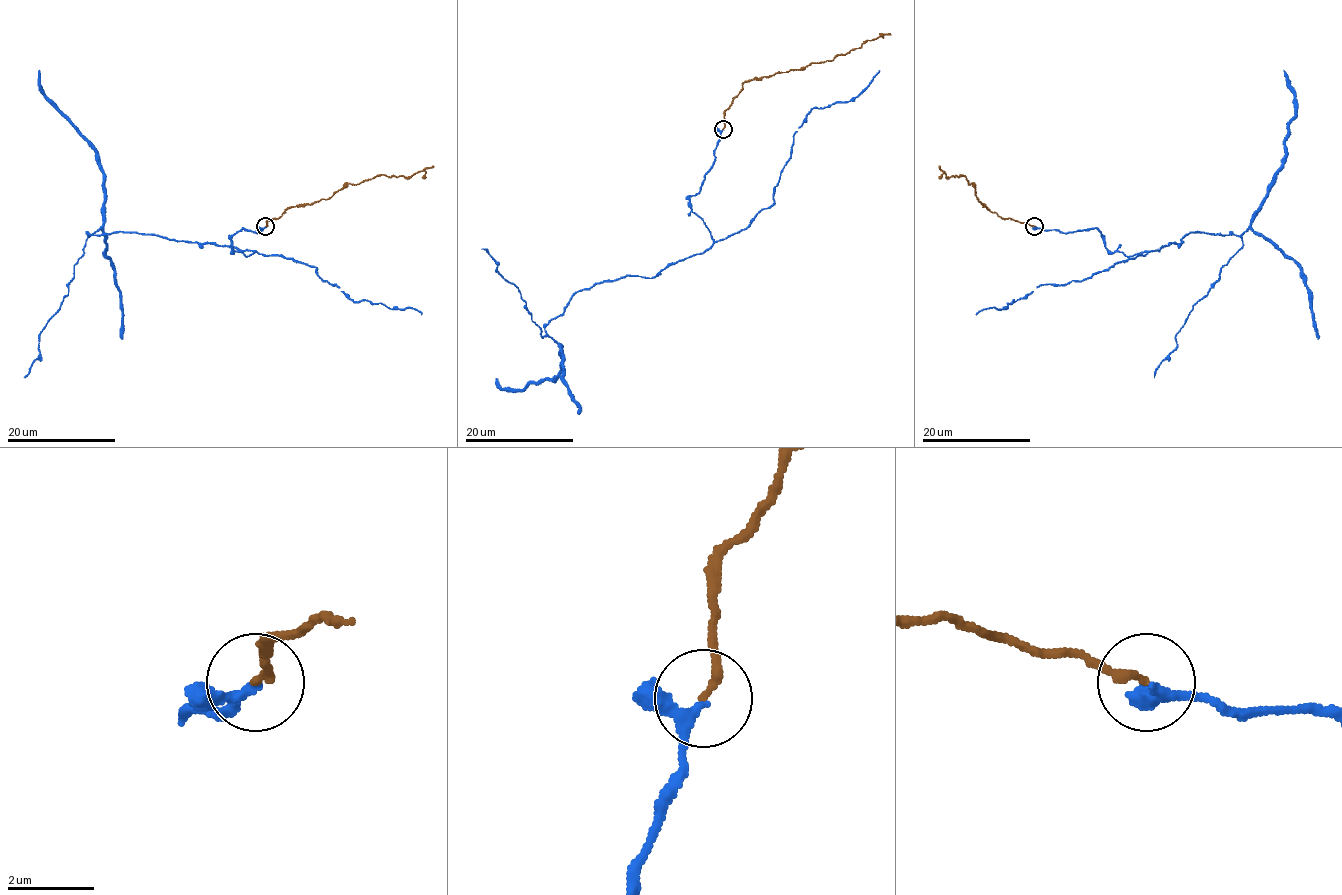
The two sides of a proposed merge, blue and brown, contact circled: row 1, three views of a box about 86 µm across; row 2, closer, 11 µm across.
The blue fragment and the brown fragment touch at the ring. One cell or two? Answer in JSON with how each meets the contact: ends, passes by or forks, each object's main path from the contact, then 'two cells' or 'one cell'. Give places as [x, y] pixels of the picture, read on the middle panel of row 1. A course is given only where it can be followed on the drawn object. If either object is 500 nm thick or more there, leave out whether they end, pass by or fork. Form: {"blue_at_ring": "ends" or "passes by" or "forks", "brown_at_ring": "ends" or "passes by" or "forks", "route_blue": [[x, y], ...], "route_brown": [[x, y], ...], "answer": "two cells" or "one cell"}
{"blue_at_ring": "passes by", "brown_at_ring": "ends", "route_blue": [[723, 130], [689, 198], [714, 243], [650, 278], [577, 291], [545, 327], [553, 379], [496, 378]], "route_brown": [[723, 129], [724, 111], [745, 82], [832, 61], [867, 40], [890, 33]], "answer": "one cell"}

